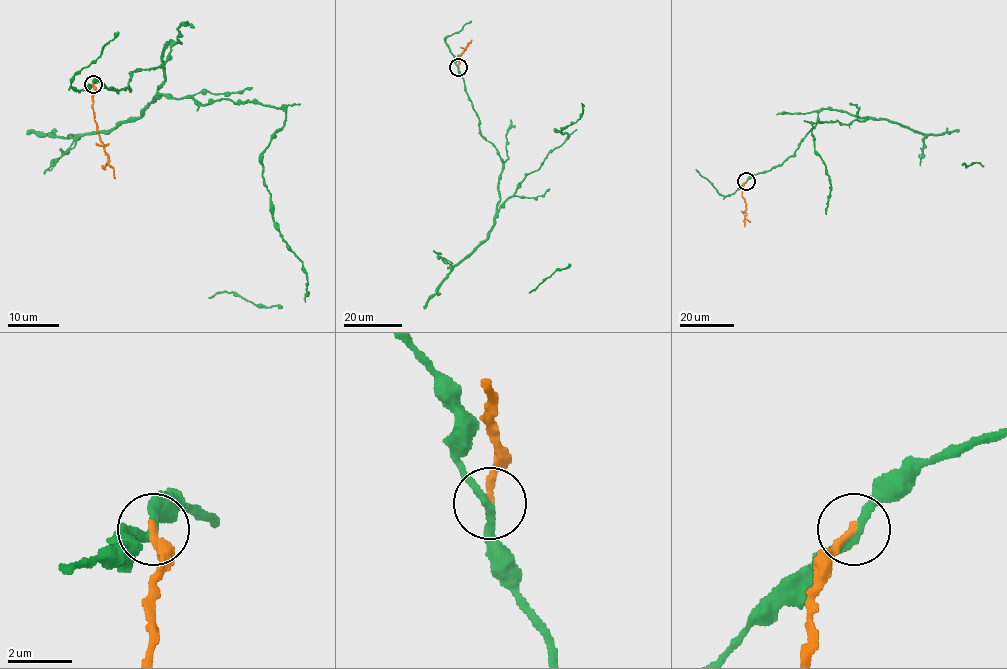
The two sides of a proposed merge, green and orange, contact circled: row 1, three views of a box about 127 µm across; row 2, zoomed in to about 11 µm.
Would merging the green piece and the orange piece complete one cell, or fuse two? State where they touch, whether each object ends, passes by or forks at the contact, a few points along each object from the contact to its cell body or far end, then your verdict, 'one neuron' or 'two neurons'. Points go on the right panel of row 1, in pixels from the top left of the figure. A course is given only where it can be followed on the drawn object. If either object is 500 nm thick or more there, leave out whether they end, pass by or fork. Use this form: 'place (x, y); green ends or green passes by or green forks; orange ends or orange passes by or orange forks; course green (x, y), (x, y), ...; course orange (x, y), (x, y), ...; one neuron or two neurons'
place (746, 181); green passes by; orange ends; course green (746, 181), (794, 154), (823, 109), (869, 117), (812, 125), (814, 150), (829, 176), (826, 214); course orange (746, 181), (742, 189), (746, 204), (745, 226); two neurons

